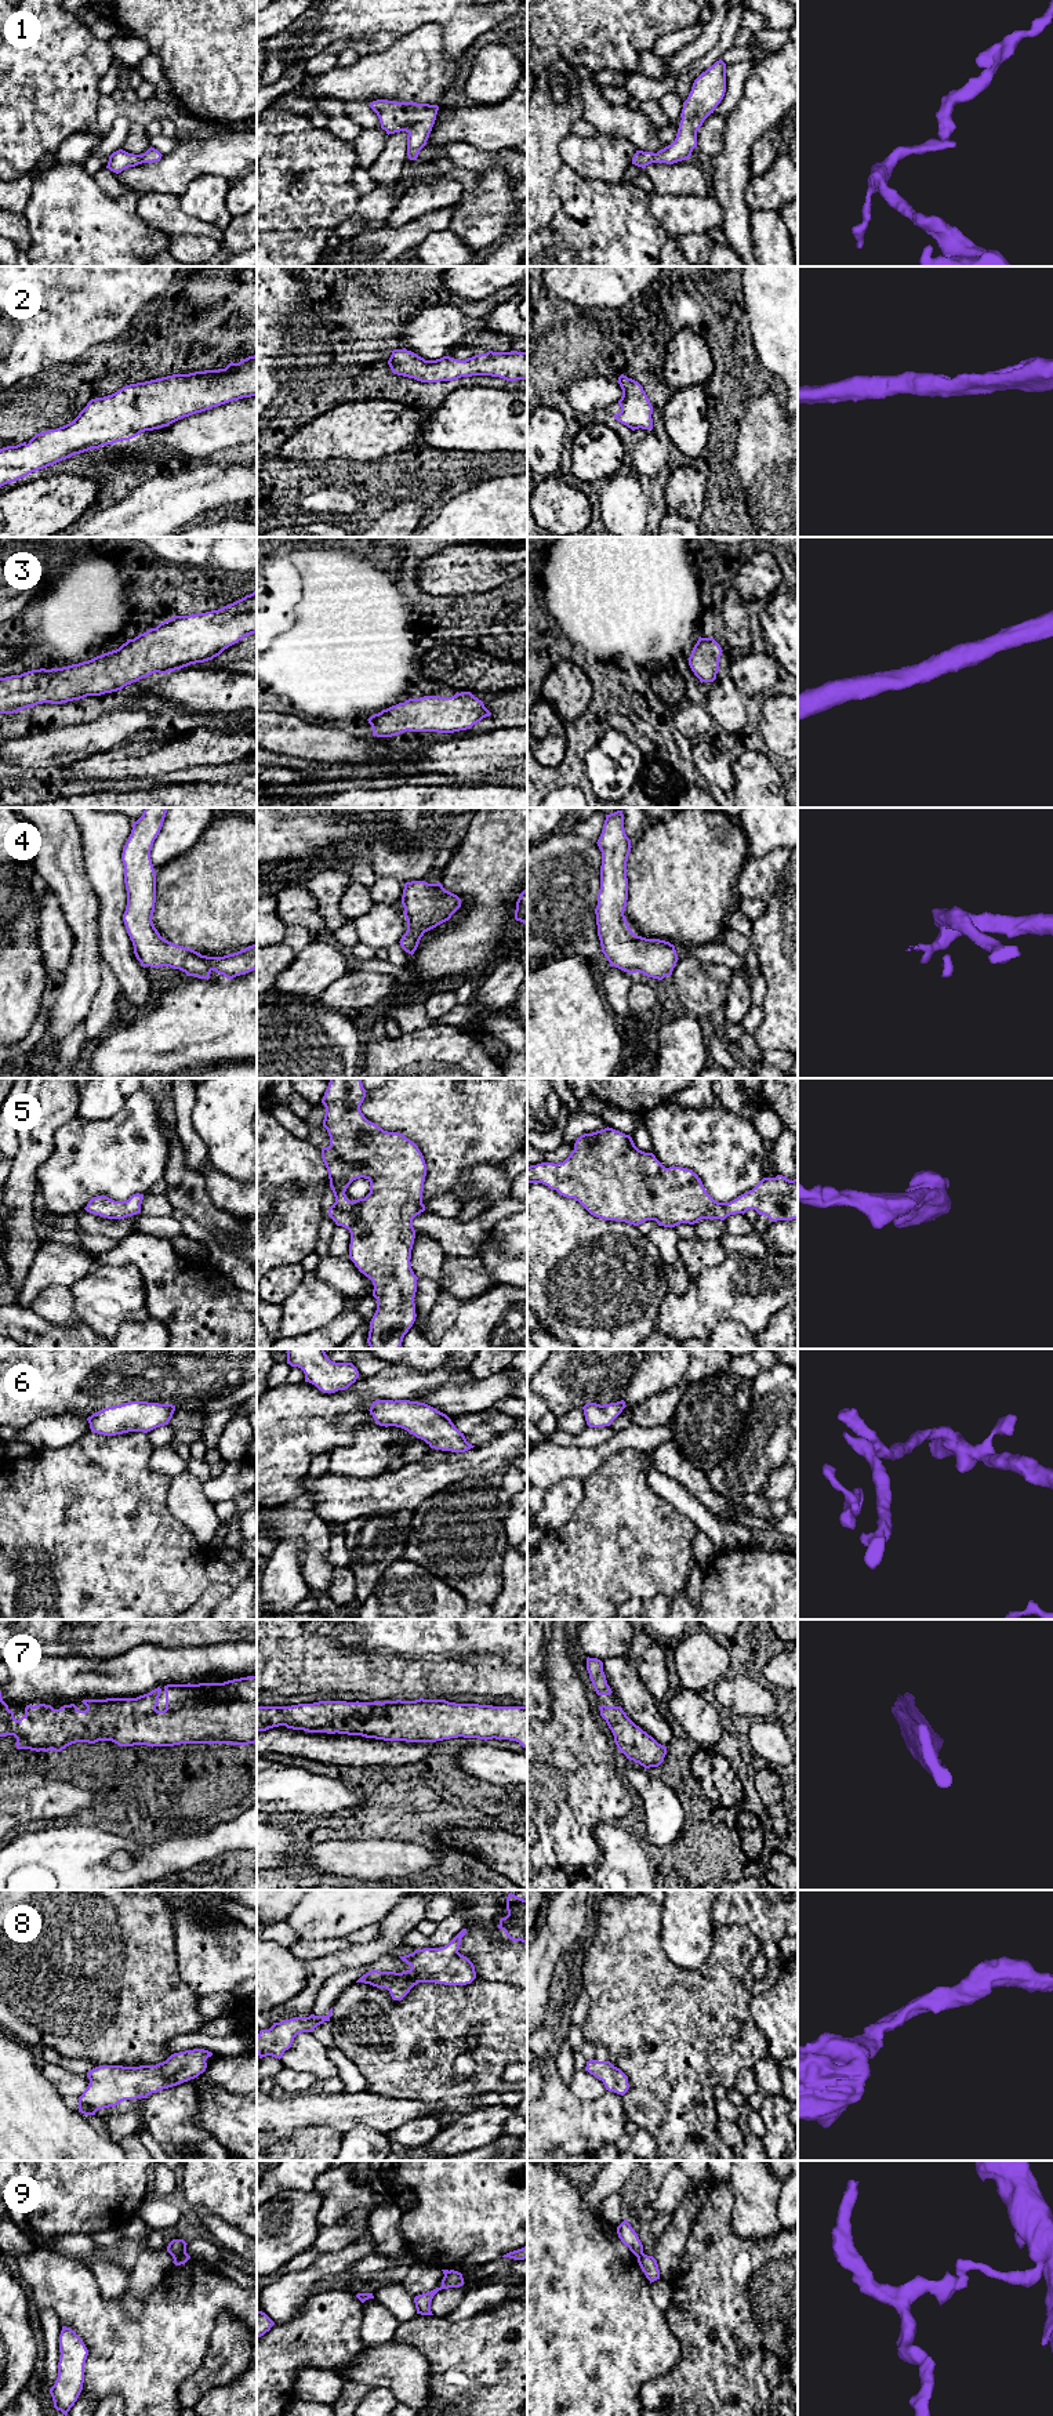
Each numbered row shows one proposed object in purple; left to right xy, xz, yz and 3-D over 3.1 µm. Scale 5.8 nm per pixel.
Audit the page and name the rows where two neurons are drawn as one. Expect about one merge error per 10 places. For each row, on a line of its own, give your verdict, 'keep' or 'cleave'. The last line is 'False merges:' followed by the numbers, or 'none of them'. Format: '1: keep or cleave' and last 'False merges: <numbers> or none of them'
1: keep
2: keep
3: keep
4: keep
5: keep
6: keep
7: keep
8: keep
9: cleave
False merges: 9

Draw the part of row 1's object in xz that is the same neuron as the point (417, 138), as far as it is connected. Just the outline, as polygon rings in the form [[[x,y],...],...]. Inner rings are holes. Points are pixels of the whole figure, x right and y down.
[[[388,99],[373,101],[368,106],[377,113],[381,128],[388,135],[400,131],[409,134],[407,156],[410,160],[417,160],[420,150],[426,145],[439,106]]]

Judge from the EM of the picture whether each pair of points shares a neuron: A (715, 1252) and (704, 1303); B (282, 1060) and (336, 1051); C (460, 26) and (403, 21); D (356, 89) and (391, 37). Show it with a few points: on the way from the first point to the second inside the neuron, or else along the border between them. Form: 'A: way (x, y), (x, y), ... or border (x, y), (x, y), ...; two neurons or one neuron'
A: border (729, 1255), (721, 1263), (708, 1266), (692, 1281); two neurons
B: way (296, 1060), (322, 1051); one neuron
C: way (447, 14), (417, 14); one neuron
D: border (402, 35), (381, 51), (370, 53); two neurons

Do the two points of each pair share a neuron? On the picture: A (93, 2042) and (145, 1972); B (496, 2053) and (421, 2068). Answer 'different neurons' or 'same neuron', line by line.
A: same neuron
B: same neuron

